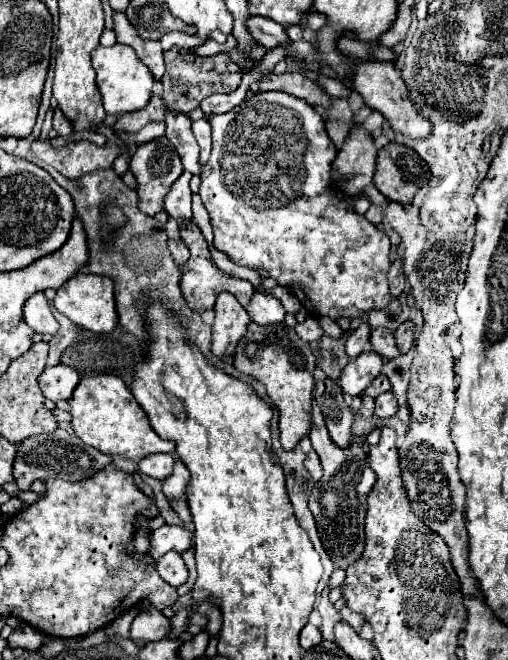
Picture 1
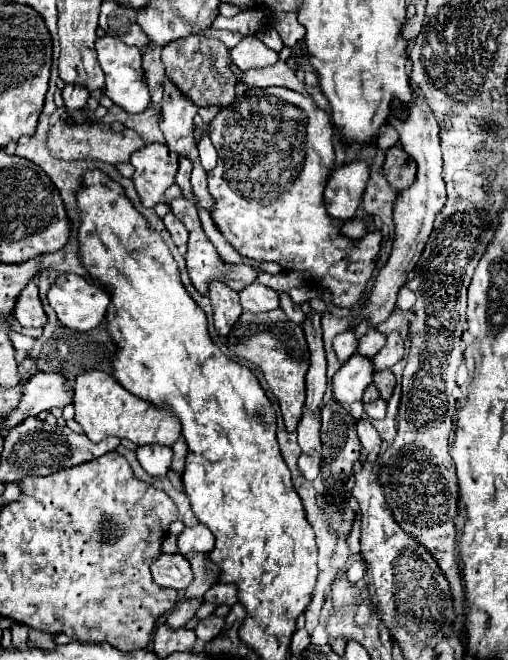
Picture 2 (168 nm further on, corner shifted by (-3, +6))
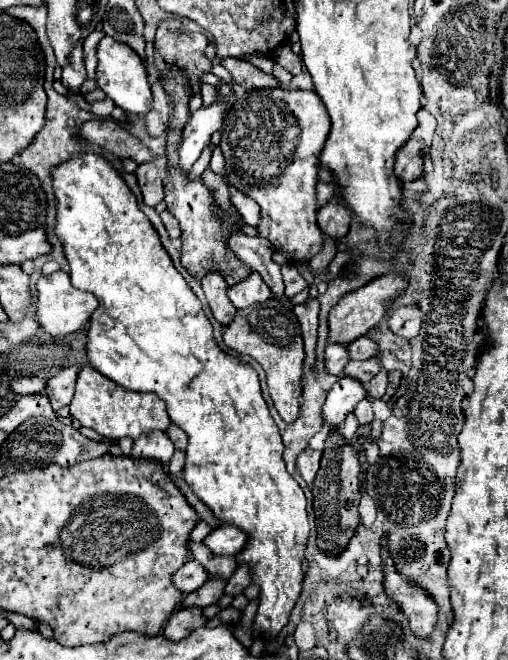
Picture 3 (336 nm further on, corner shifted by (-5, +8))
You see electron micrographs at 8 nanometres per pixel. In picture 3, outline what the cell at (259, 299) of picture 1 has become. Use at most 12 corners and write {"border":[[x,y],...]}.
{"border":[[250,272],[246,280],[228,288],[236,308],[266,302],[272,296],[262,276]]}

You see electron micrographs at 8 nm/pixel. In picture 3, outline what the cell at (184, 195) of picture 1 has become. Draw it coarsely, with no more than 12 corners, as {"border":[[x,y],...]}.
{"border":[[216,86],[218,98],[198,108],[182,132],[180,166],[192,168],[222,126],[234,90]]}

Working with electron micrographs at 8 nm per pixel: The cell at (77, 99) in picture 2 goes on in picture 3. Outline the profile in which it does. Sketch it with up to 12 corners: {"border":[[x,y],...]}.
{"border":[[82,44],[62,68],[62,84],[76,94],[86,80]]}

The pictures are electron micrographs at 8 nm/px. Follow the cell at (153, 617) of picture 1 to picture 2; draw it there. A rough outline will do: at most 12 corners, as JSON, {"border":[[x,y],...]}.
{"border":[[182,600],[166,616],[170,628],[182,628],[196,614],[202,600]]}

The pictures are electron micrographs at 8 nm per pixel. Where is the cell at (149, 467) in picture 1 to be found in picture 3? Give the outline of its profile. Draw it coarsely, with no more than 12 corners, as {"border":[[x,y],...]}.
{"border":[[146,432],[132,456],[170,462],[174,444],[164,432]]}

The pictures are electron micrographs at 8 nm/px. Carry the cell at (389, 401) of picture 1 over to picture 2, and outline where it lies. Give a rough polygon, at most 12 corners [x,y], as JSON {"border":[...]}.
{"border":[[378,398],[364,406],[368,418],[380,420],[386,416],[386,400]]}

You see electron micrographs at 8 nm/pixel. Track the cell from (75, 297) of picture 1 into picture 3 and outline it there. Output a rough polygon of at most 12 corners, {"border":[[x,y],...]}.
{"border":[[62,270],[36,282],[34,320],[52,336],[80,330],[98,308]]}

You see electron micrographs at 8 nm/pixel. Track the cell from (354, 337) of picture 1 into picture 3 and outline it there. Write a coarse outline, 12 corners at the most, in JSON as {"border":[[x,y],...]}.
{"border":[[326,346],[326,370],[340,376],[348,362],[346,346]]}

